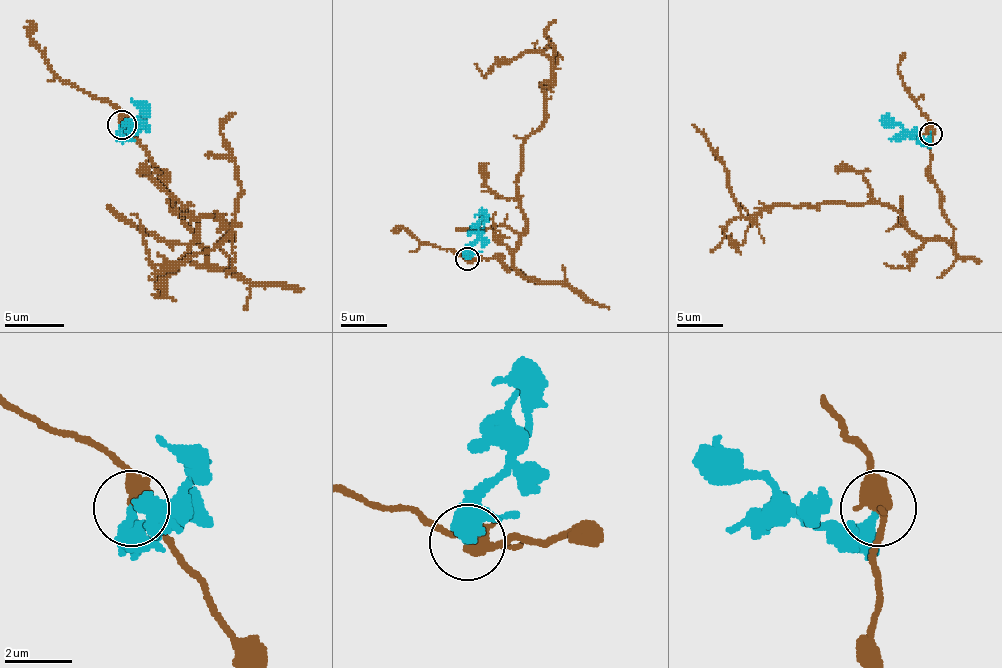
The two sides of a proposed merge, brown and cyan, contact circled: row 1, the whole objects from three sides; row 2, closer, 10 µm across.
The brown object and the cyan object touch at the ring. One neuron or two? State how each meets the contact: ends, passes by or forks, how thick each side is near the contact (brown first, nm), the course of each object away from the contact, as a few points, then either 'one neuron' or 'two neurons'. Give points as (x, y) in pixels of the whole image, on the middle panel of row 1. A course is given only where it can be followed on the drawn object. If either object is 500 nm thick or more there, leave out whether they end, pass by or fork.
brown forks; cyan ends; calibres 380 and 400 nm; course brown (468, 258), (530, 281), (514, 265), (516, 184), (551, 85), (537, 52), (484, 78), (474, 64); course cyan (468, 258), (472, 242), (484, 228), (484, 221), (474, 217); two neurons

